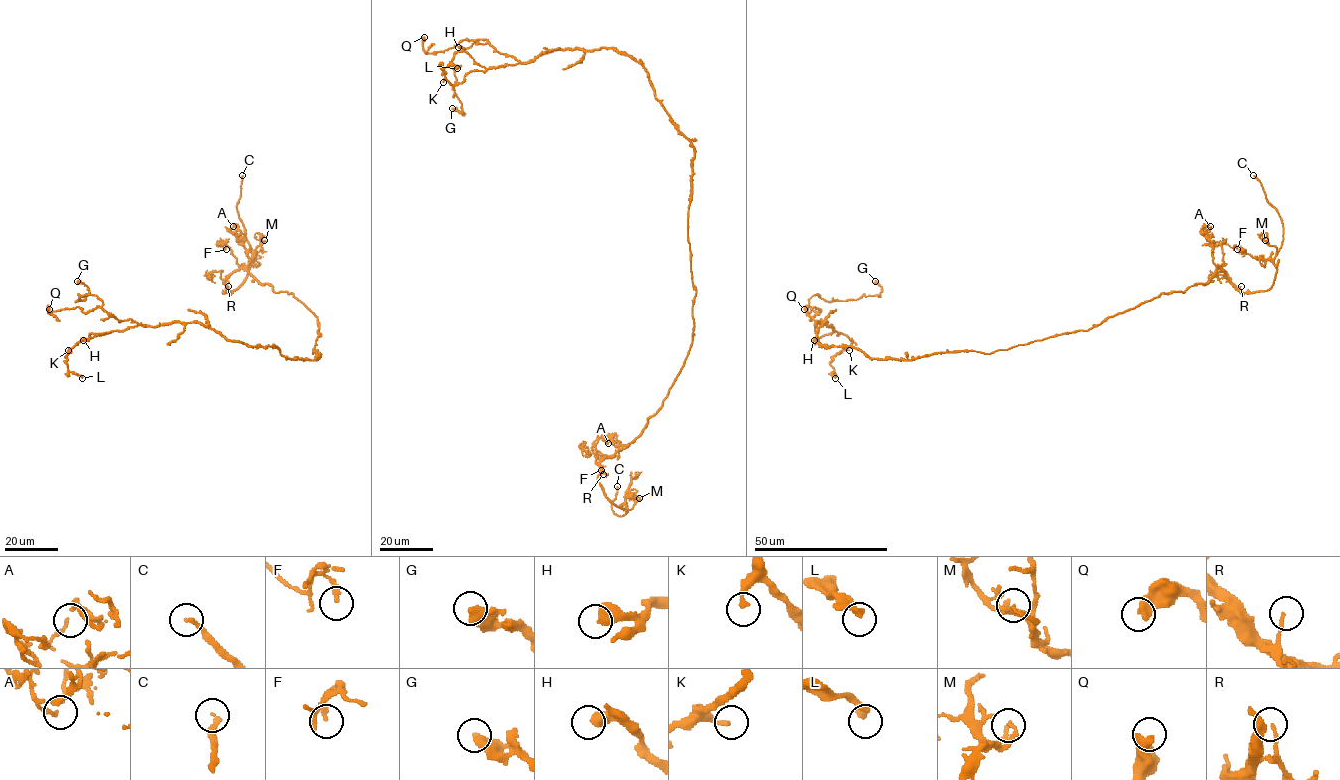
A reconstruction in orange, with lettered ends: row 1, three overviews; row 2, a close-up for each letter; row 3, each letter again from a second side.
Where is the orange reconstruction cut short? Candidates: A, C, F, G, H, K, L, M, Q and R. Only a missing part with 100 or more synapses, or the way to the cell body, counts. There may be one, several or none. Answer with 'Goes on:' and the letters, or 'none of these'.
Goes on: C

